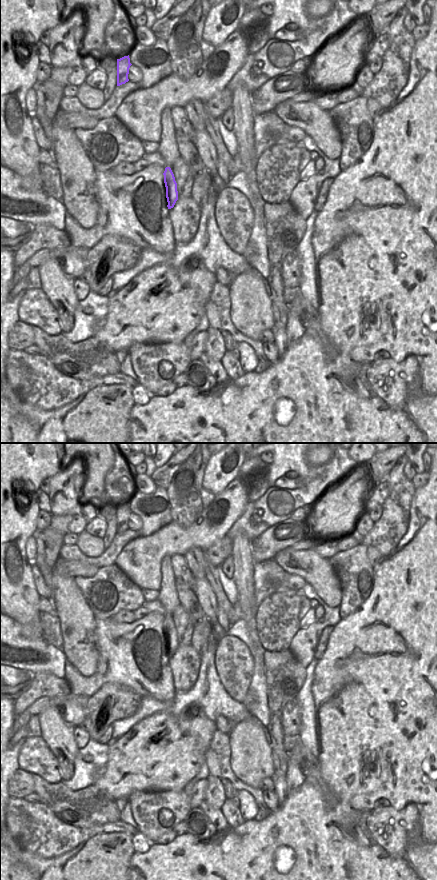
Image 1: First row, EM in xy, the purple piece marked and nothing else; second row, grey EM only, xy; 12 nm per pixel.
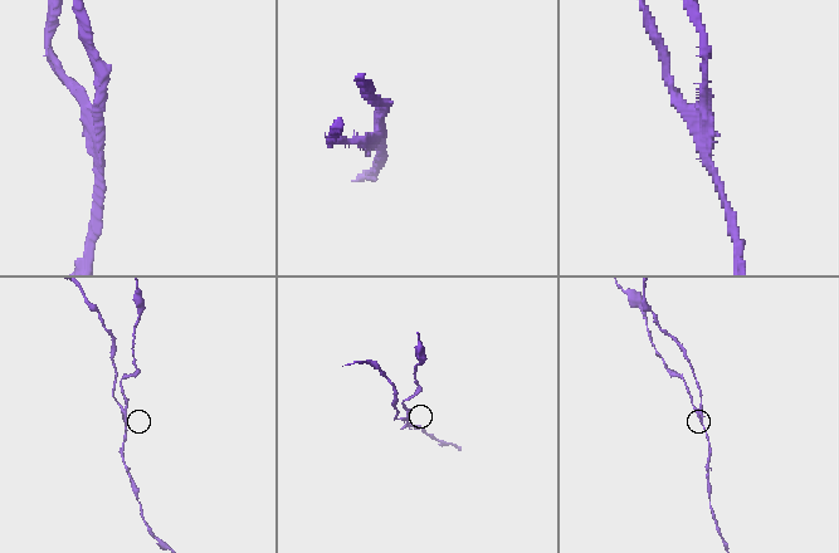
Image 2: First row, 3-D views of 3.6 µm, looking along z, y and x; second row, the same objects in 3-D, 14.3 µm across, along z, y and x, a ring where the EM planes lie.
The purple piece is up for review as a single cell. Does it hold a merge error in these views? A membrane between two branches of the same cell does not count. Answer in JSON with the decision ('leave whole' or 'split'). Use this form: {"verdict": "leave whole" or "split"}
{"verdict": "split"}

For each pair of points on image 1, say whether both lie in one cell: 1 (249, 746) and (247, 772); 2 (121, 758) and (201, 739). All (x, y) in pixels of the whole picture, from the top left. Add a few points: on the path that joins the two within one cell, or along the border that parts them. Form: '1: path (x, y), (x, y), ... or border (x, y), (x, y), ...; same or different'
1: path (249, 752), (249, 766); same
2: path (141, 758), (148, 758), (169, 750), (181, 741); same

